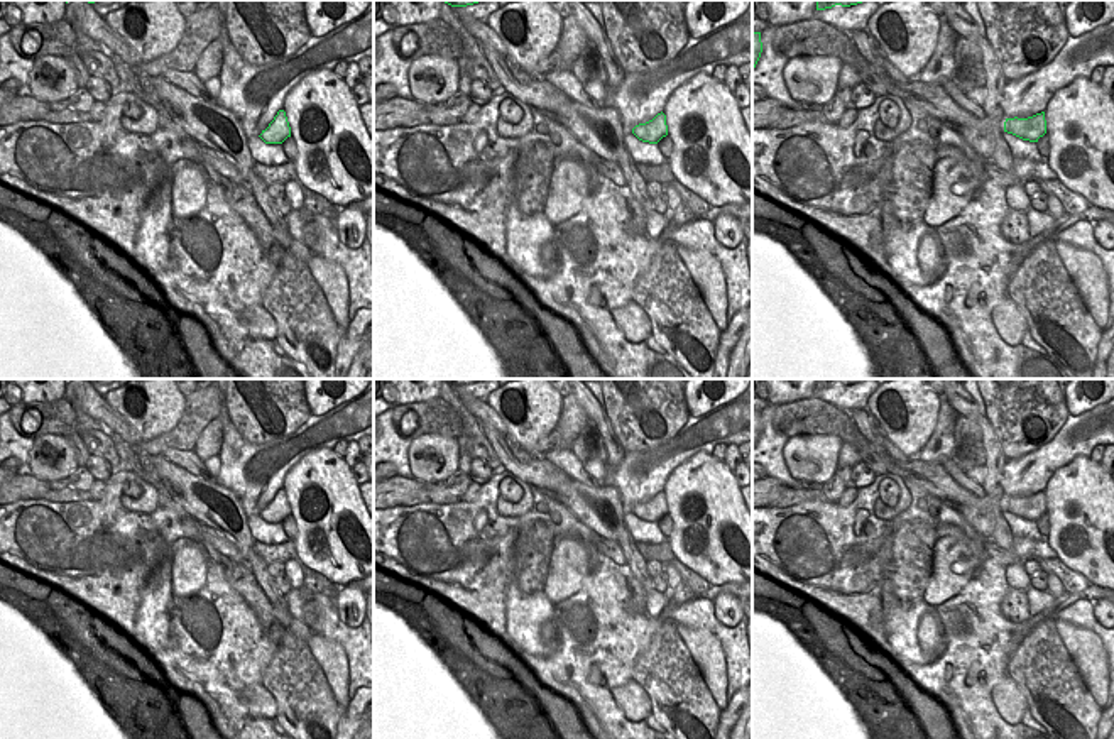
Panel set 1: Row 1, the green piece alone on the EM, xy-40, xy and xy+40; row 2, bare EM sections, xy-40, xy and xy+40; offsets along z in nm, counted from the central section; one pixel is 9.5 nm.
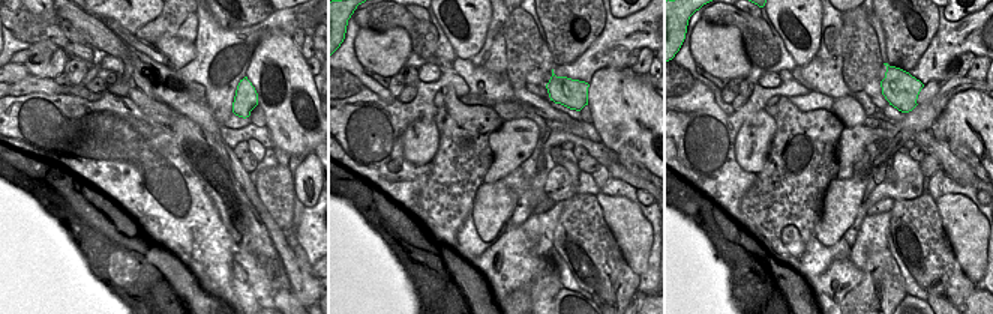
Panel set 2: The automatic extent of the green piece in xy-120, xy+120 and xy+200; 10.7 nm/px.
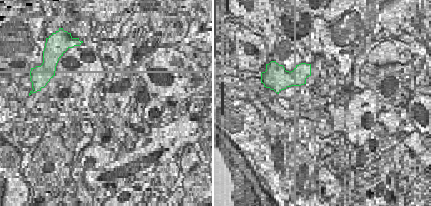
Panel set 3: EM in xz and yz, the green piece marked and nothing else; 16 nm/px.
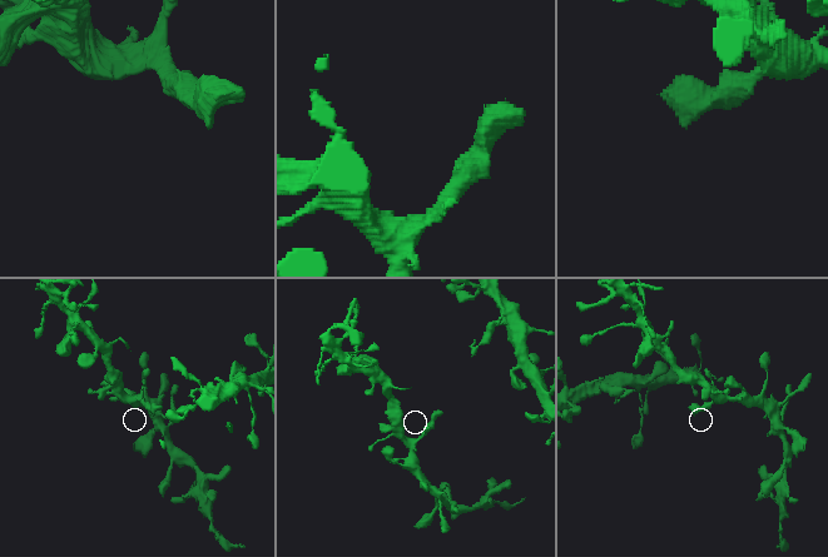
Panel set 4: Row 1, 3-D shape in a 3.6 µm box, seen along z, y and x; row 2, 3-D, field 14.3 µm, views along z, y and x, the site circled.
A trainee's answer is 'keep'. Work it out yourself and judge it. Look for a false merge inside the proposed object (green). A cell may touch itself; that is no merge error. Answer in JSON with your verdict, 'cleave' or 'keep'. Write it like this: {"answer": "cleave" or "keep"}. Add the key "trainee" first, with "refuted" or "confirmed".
{"trainee": "confirmed", "answer": "keep"}

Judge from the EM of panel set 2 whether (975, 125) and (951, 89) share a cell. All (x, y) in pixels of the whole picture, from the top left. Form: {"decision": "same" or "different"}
{"decision": "different"}

